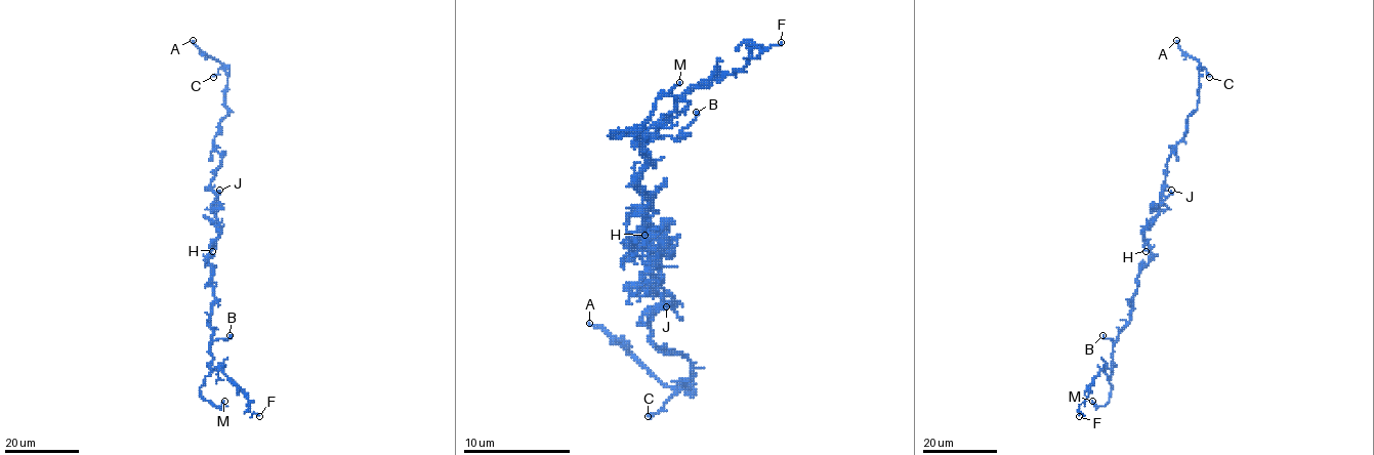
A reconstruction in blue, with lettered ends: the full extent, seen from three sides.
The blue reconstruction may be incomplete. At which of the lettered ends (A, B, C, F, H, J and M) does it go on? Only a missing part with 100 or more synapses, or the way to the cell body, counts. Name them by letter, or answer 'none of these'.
A

